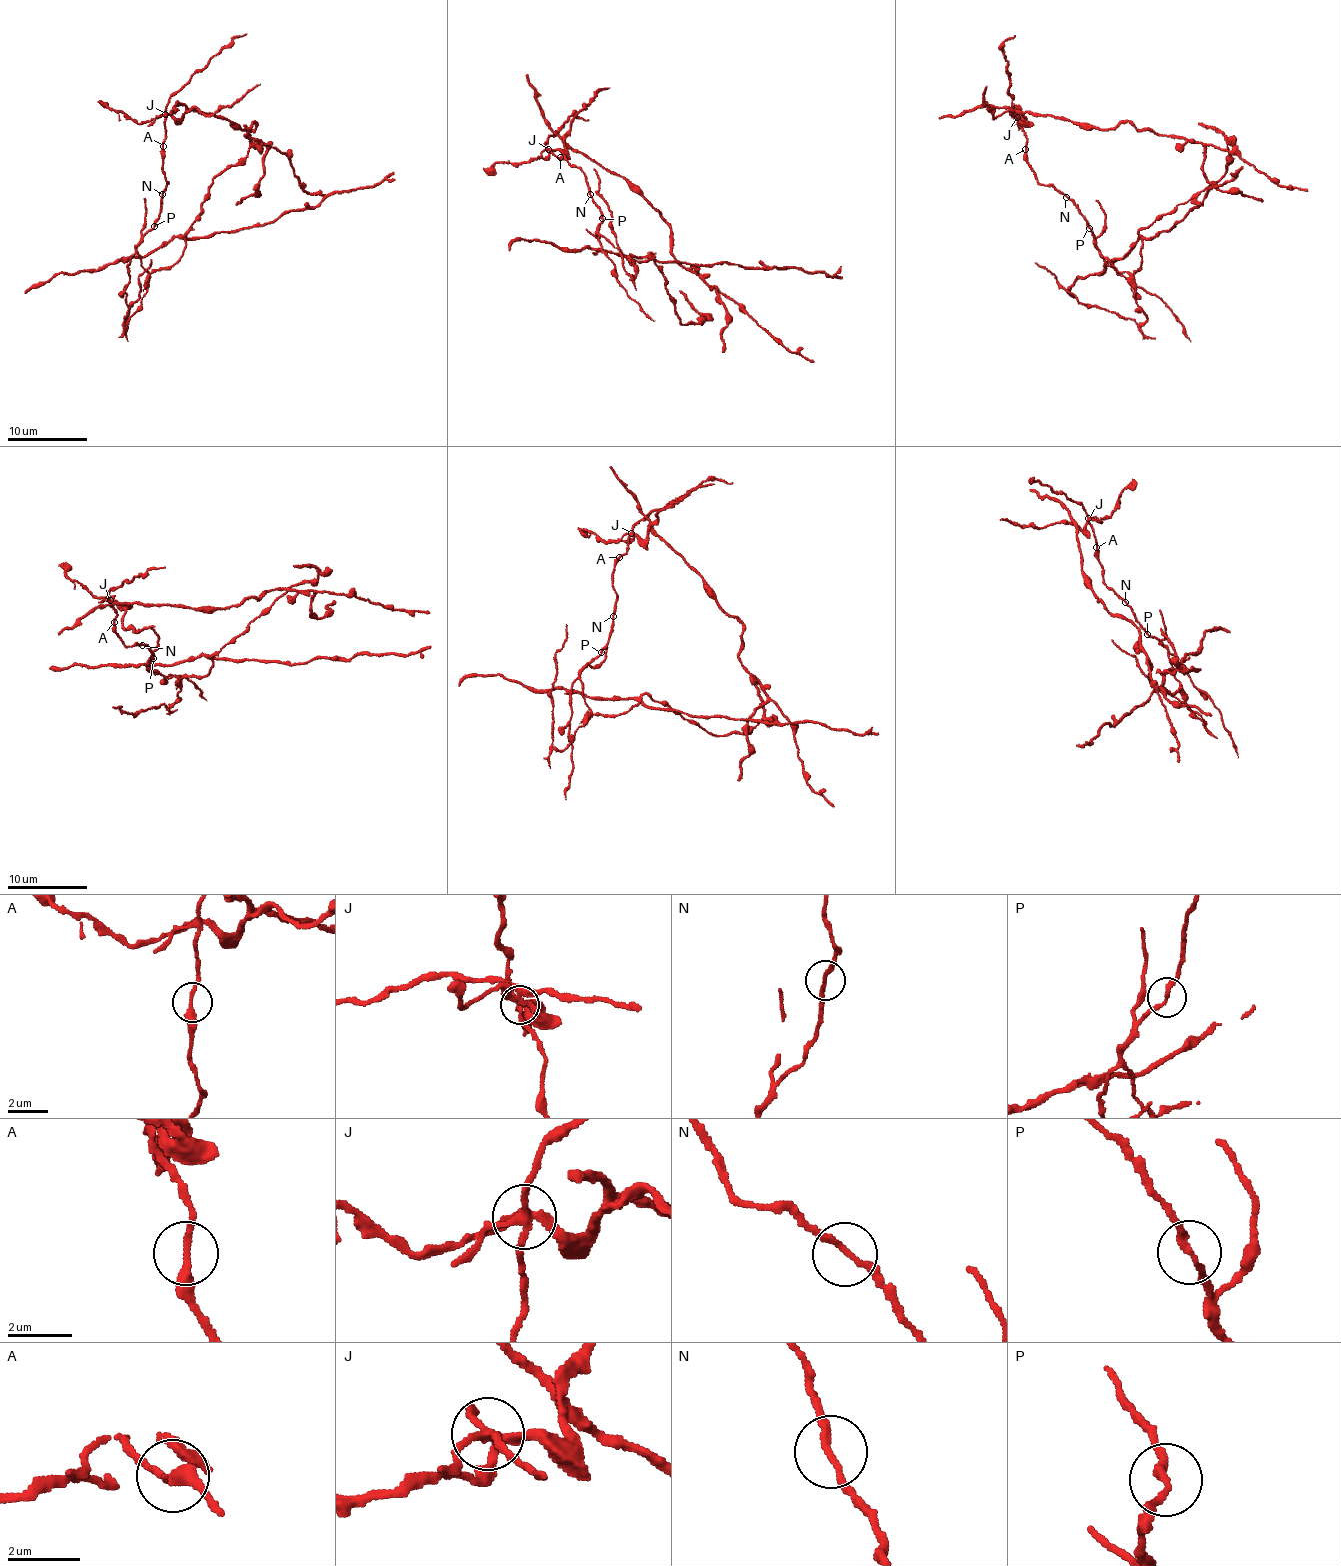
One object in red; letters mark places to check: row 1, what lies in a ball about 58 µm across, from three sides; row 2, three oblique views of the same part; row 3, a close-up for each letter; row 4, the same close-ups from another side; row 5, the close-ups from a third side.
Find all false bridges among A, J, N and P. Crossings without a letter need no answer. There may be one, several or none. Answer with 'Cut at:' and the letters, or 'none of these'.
Cut at: J, P

